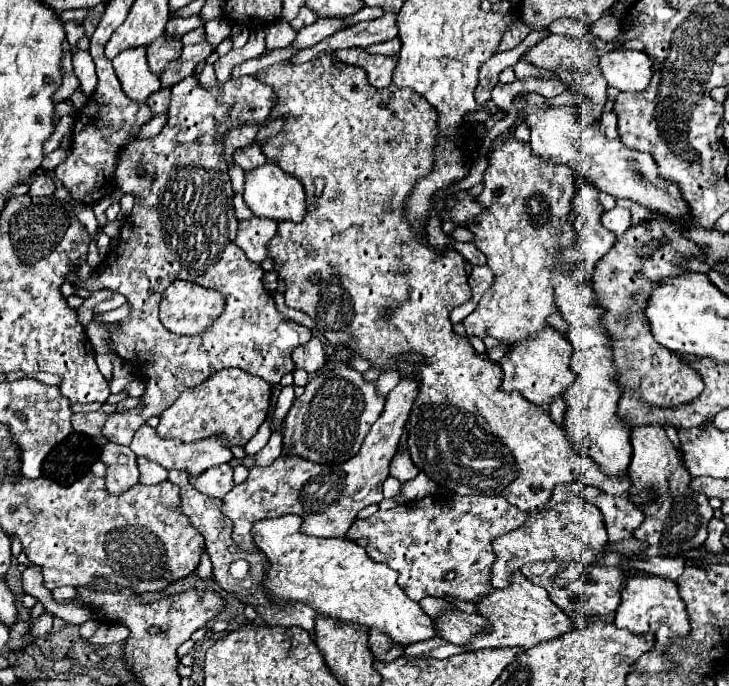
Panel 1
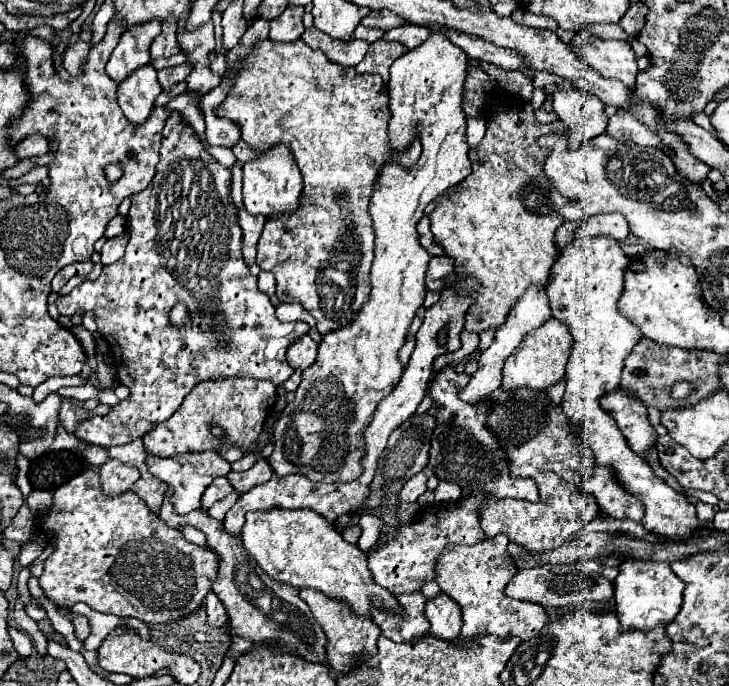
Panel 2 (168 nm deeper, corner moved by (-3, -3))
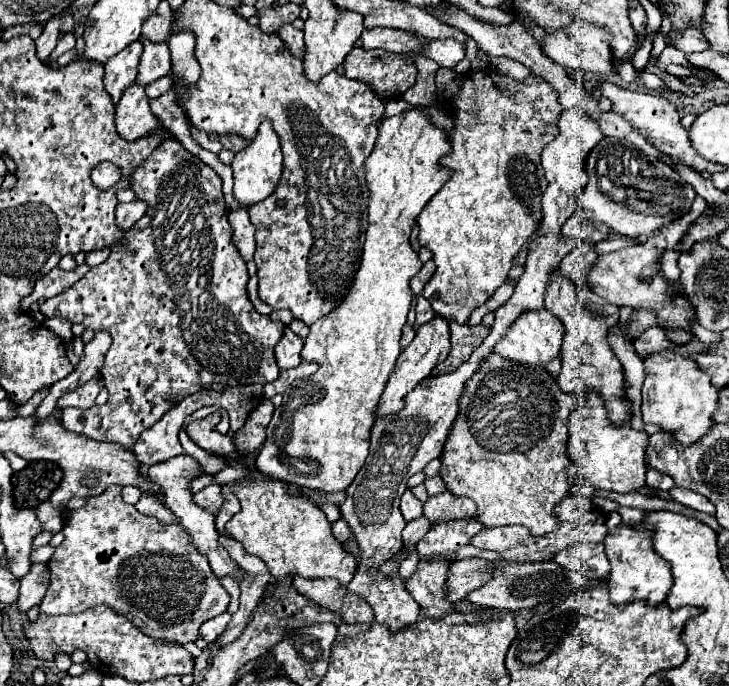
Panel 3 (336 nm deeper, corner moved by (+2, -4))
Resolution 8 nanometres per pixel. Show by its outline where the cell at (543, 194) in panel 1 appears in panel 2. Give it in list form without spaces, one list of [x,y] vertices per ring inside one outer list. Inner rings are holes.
[[[498,100],[498,104],[494,104],[494,112],[498,112],[498,116],[488,120],[484,140],[470,150],[472,174],[458,186],[456,192],[454,188],[448,190],[438,200],[438,208],[430,214],[430,230],[434,234],[434,240],[442,244],[444,252],[450,258],[454,258],[456,270],[464,276],[474,276],[482,282],[482,288],[474,296],[476,304],[472,306],[472,310],[468,310],[464,324],[464,330],[476,334],[500,328],[500,324],[504,324],[504,318],[508,316],[508,310],[516,306],[516,302],[520,300],[520,296],[524,296],[524,290],[528,290],[528,286],[544,286],[552,262],[560,252],[554,242],[554,236],[556,228],[564,222],[560,208],[564,206],[564,202],[568,202],[568,198],[564,198],[546,178],[544,150],[536,146],[536,140],[542,134],[562,132],[564,124],[560,120],[546,126],[538,124],[530,104],[510,106],[506,100]]]

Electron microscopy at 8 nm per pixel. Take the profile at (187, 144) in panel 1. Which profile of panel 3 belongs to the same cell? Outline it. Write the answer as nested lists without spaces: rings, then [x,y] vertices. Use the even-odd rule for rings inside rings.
[[[167,139],[131,173],[129,181],[137,199],[147,203],[147,213],[127,231],[125,245],[113,247],[105,263],[89,269],[83,279],[41,305],[45,317],[63,317],[93,331],[105,329],[111,333],[113,343],[101,367],[103,385],[109,391],[107,403],[89,409],[63,409],[63,427],[123,447],[133,447],[141,431],[149,429],[191,393],[215,389],[211,385],[227,389],[253,383],[265,385],[277,379],[279,367],[273,347],[285,329],[283,323],[259,315],[247,297],[247,267],[231,243],[221,177],[211,167],[185,151],[177,139]]]

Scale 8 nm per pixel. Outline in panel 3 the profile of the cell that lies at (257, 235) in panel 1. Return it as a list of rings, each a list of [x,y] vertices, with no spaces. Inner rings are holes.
[[[247,209],[231,211],[227,215],[227,219],[231,223],[233,243],[235,243],[237,251],[239,251],[239,255],[243,257],[243,261],[251,261],[253,253],[255,253],[255,227],[249,221]]]

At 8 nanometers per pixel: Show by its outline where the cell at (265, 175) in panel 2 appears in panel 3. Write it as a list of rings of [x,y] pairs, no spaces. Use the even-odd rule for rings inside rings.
[[[267,121],[261,123],[257,137],[243,151],[239,151],[235,155],[235,159],[231,163],[231,169],[233,169],[233,179],[235,179],[233,195],[241,205],[251,207],[251,205],[263,201],[265,197],[269,197],[275,191],[277,181],[279,181],[281,171],[283,171],[283,155],[281,155],[279,137],[273,131],[271,123],[267,123]]]

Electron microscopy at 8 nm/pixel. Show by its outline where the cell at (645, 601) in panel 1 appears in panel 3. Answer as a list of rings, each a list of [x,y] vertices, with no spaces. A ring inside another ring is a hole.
[[[619,523],[615,529],[607,533],[607,539],[603,541],[605,553],[611,563],[609,571],[609,593],[611,593],[611,603],[633,603],[633,601],[647,601],[649,605],[659,605],[667,599],[667,593],[673,585],[673,575],[671,567],[667,561],[663,561],[651,543],[651,535],[655,533],[655,527],[649,523],[635,523],[635,525],[625,525]]]

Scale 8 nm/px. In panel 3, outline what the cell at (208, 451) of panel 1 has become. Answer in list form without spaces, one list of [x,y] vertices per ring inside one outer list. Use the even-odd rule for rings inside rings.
[[[179,455],[179,457],[171,457],[167,459],[165,463],[157,463],[157,465],[151,465],[149,467],[149,479],[153,483],[157,483],[163,491],[165,491],[165,505],[177,515],[179,523],[183,525],[183,529],[191,535],[191,541],[195,543],[195,547],[205,553],[209,557],[209,565],[213,569],[213,573],[223,579],[223,577],[231,577],[235,579],[235,573],[239,571],[239,565],[229,557],[227,549],[219,543],[219,533],[215,529],[215,523],[213,523],[213,515],[209,511],[203,511],[203,507],[195,505],[193,499],[191,499],[191,493],[189,493],[189,483],[199,475],[197,471],[197,461],[187,457],[187,455]]]

